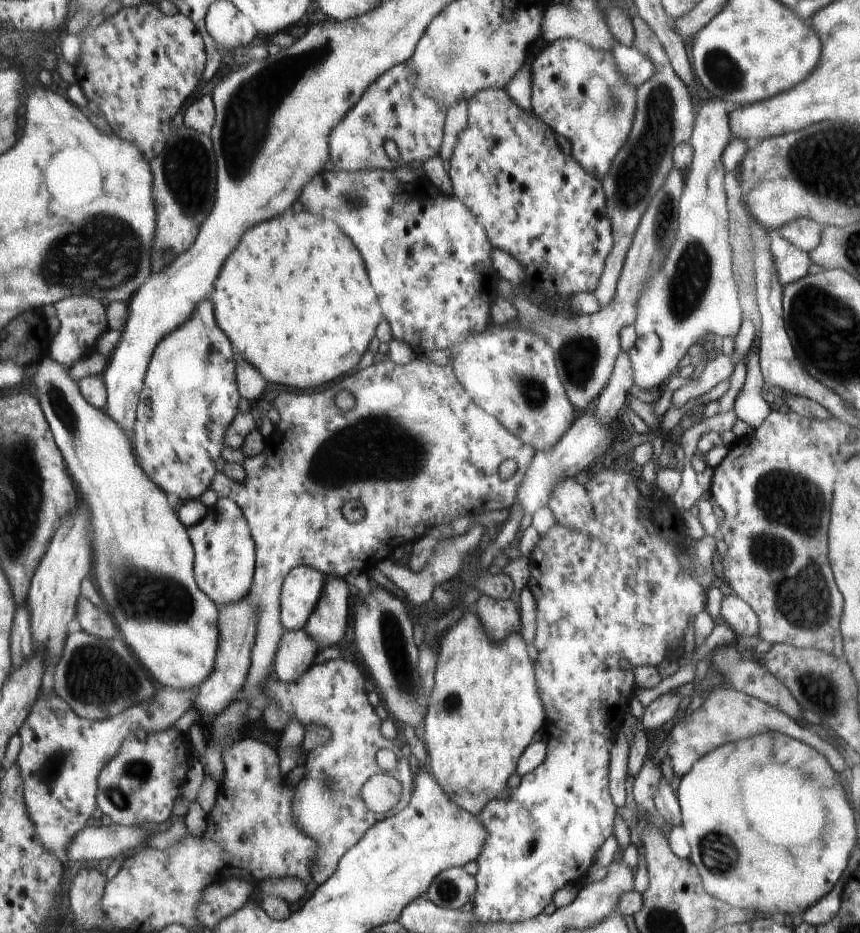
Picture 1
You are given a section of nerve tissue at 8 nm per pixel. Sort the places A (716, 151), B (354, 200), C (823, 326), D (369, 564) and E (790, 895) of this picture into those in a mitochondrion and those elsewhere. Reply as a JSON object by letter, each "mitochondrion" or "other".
{"A":"other","B":"mitochondrion","C":"mitochondrion","D":"other","E":"other"}

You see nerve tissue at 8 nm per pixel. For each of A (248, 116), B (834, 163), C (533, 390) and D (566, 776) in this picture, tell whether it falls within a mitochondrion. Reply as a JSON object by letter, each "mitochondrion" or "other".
{"A":"mitochondrion","B":"mitochondrion","C":"mitochondrion","D":"other"}

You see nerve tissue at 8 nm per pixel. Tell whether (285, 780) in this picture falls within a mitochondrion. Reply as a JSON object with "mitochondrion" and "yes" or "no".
{"mitochondrion":"no"}

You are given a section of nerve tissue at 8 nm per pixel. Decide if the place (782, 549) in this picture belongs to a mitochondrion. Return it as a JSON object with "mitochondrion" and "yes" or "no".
{"mitochondrion":"yes"}

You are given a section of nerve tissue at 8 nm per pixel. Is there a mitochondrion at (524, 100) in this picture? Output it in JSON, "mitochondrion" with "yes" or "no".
{"mitochondrion":"no"}

